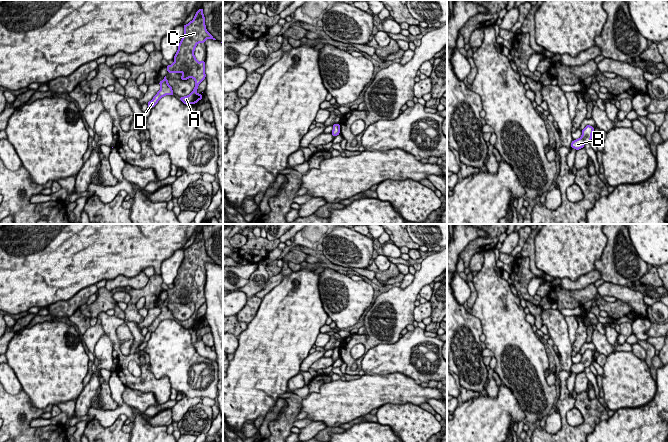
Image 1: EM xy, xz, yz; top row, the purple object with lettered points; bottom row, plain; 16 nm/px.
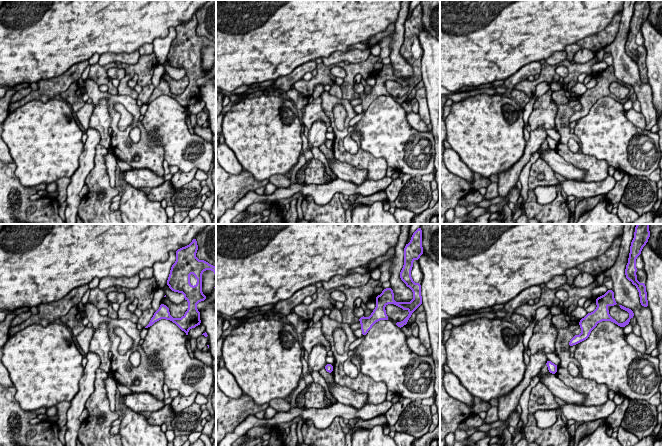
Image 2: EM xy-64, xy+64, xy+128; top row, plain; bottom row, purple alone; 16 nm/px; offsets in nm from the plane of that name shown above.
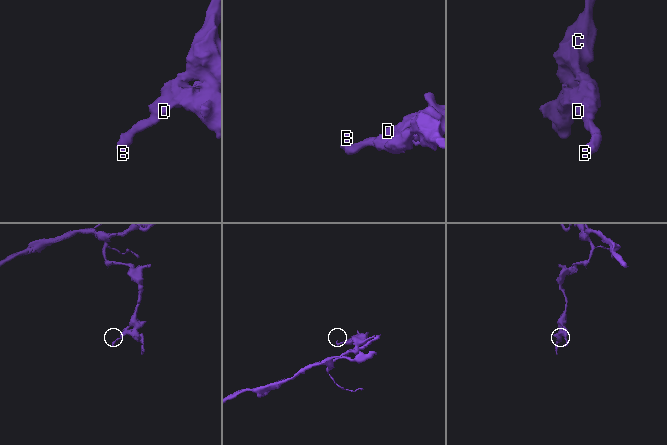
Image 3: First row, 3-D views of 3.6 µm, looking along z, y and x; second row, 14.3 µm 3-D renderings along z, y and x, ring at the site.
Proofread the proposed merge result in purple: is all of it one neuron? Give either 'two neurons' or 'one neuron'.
one neuron

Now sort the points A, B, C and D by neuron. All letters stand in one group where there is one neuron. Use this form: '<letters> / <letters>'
A B C D

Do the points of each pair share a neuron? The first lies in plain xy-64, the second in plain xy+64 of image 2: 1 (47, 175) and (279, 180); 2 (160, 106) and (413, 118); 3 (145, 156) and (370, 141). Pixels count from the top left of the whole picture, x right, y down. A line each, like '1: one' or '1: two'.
1: two
2: two
3: two

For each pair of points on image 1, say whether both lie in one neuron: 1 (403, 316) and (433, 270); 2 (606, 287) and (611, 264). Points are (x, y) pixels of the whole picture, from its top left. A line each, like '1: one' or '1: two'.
1: one
2: two

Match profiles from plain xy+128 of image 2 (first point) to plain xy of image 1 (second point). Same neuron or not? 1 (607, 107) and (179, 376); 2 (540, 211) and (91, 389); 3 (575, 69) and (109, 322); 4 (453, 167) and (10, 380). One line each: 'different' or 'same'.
1: same
2: different
3: different
4: same

